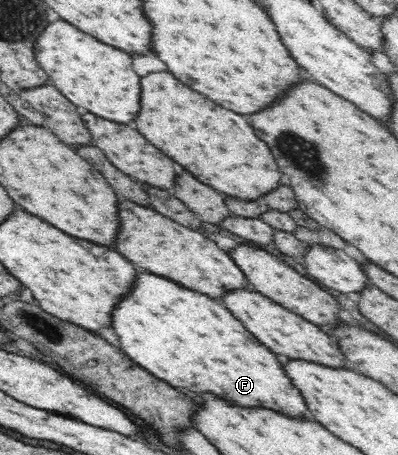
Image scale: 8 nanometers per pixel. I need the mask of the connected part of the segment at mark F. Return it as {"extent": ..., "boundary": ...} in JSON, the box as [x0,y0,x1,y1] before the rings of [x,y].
{"extent":[113,271,313,419],"boundary":[[[141,271],[133,292],[117,306],[113,330],[129,358],[173,388],[183,388],[200,397],[207,394],[219,396],[238,409],[267,408],[289,418],[313,419],[304,394],[289,377],[282,357],[261,344],[236,315],[216,298]]]}

